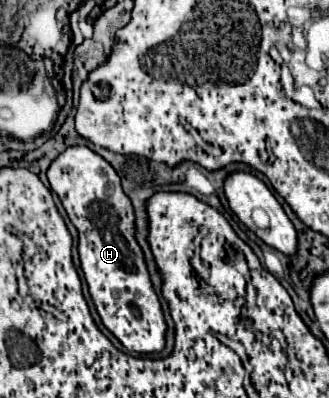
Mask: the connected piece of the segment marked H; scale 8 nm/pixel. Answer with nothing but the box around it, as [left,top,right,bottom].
[48,145,166,353]

